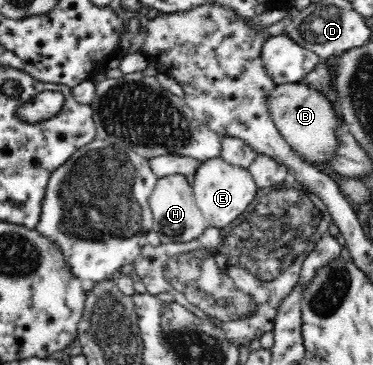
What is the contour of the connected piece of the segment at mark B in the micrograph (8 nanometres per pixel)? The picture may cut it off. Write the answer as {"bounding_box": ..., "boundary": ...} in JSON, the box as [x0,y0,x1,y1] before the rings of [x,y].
{"bounding_box":[265,83,344,166],"boundary":[[[301,83],[286,84],[276,85],[275,89],[267,92],[265,108],[267,108],[269,120],[273,122],[277,132],[293,150],[317,163],[321,162],[324,166],[328,166],[324,161],[333,157],[337,149],[335,131],[344,124],[340,119],[336,101],[323,98],[323,93],[309,90]]]}

